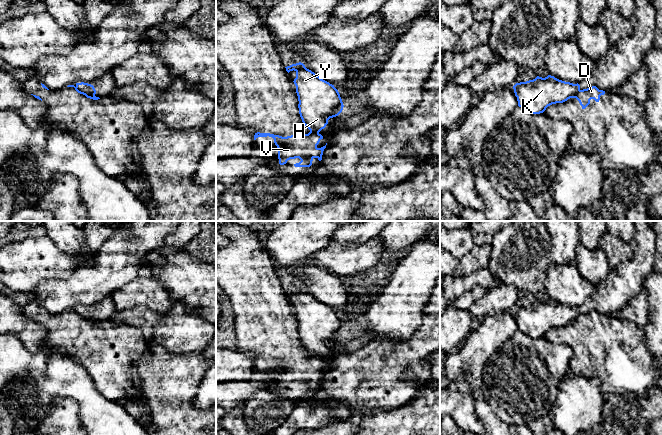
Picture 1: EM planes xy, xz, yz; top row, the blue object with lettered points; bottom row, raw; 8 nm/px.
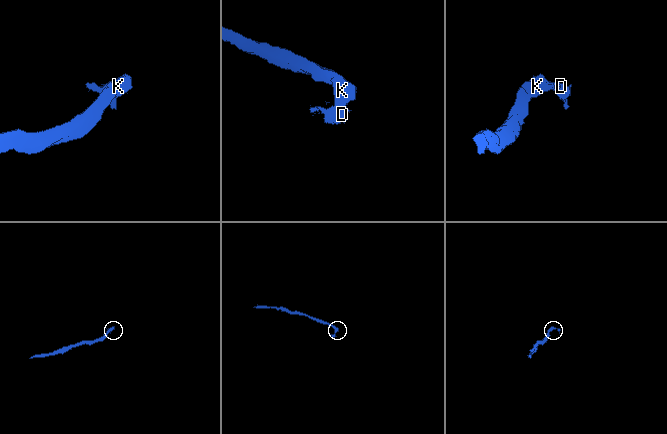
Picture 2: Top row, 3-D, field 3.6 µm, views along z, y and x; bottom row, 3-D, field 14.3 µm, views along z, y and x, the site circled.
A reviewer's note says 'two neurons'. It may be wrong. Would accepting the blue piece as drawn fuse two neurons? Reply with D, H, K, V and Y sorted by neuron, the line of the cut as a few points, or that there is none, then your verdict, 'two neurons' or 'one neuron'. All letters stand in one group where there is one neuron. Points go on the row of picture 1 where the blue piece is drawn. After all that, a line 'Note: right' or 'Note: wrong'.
groups D V / H K Y; cut xy (75, 87), (85, 94), (92, 94), (94, 96); two neurons
Note: right

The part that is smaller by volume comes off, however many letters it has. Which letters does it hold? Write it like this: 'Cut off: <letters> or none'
Cut off: D, V

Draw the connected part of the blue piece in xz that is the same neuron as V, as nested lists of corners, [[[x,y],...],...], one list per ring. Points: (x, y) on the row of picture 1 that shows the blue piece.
[[[315,131],[287,137],[257,132],[254,135],[254,140],[258,137],[267,136],[274,139],[274,143],[278,148],[280,165],[286,164],[290,159],[299,158],[301,161],[294,164],[295,167],[310,167],[314,158],[317,158],[319,161],[322,160],[323,151],[326,148],[326,145],[321,148],[317,147],[323,136]]]

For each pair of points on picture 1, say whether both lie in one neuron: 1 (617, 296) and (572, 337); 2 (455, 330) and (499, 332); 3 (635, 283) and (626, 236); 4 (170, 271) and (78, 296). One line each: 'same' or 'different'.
1: different
2: different
3: different
4: different

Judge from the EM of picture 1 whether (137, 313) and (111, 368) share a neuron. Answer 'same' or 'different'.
different

